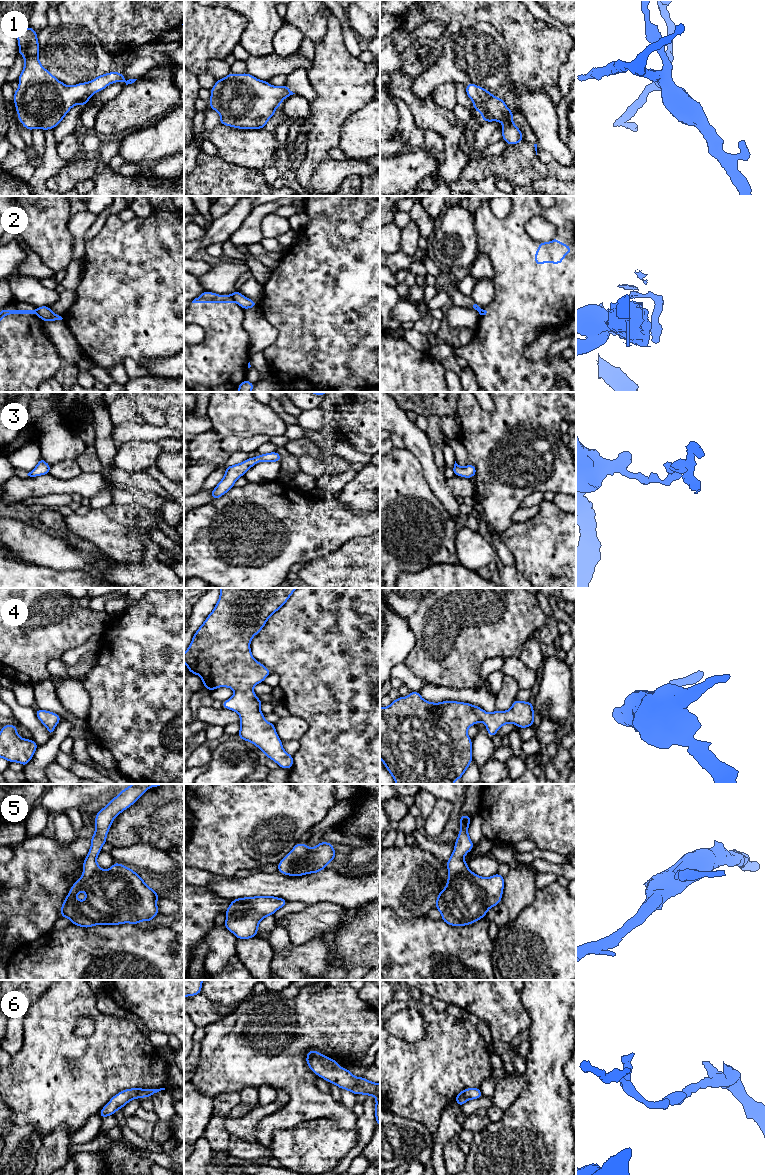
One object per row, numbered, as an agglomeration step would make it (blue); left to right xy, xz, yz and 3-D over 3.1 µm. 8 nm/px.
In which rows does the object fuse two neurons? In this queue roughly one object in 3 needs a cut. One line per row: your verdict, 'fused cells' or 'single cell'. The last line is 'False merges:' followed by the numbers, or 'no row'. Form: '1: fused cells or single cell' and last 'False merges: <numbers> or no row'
1: single cell
2: fused cells
3: single cell
4: single cell
5: single cell
6: single cell
False merges: 2

